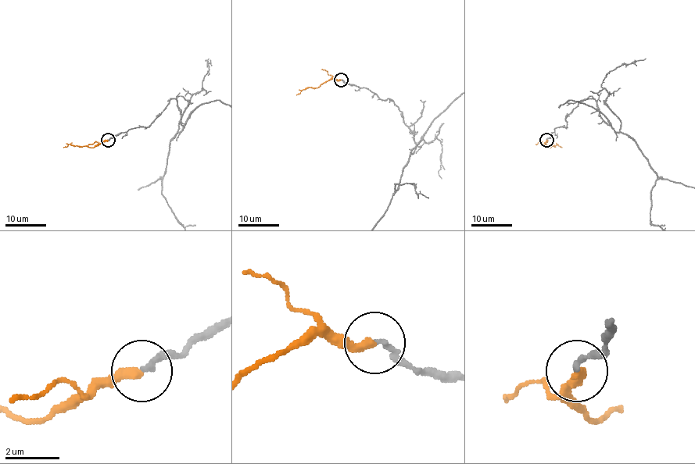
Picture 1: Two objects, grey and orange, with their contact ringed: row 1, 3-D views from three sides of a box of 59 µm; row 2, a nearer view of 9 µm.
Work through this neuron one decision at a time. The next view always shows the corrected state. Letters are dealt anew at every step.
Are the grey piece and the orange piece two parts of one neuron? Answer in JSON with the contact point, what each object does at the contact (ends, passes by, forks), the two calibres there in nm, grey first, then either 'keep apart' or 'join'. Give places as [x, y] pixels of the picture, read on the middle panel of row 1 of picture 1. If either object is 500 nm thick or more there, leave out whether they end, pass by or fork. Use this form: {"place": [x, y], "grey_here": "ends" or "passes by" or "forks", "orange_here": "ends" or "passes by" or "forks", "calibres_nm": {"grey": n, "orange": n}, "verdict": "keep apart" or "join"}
{"place": [341, 80], "grey_here": "ends", "orange_here": "ends", "calibres_nm": {"grey": 180, "orange": 320}, "verdict": "join"}

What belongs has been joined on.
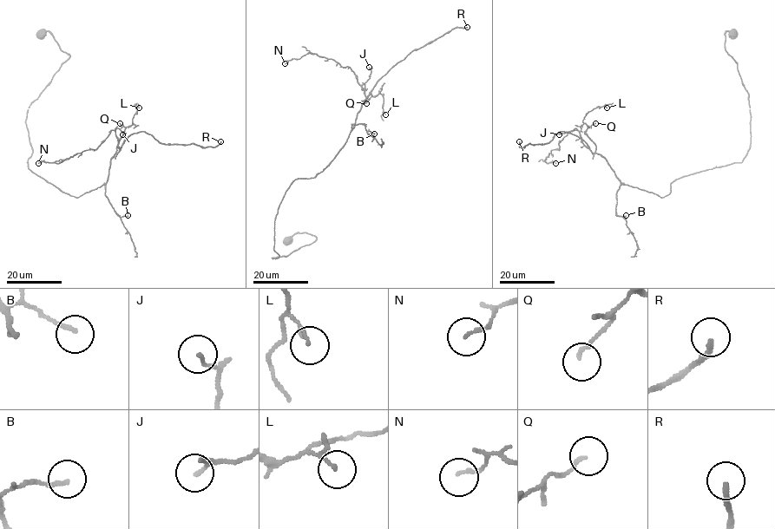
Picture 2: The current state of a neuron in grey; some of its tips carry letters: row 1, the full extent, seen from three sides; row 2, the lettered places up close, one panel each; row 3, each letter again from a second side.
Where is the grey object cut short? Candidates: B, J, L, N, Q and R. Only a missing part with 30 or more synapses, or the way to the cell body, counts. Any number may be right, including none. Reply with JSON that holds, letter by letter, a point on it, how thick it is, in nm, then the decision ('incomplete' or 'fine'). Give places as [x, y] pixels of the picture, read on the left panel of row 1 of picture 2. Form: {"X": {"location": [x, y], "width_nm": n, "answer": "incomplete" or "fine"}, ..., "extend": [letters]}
{"B": {"location": [128, 215], "width_nm": 140, "answer": "fine"}, "J": {"location": [122, 134], "width_nm": 140, "answer": "fine"}, "L": {"location": [139, 107], "width_nm": 80, "answer": "fine"}, "N": {"location": [38, 163], "width_nm": 110, "answer": "fine"}, "Q": {"location": [120, 123], "width_nm": 120, "answer": "fine"}, "R": {"location": [220, 141], "width_nm": 200, "answer": "incomplete"}, "extend": ["R"]}

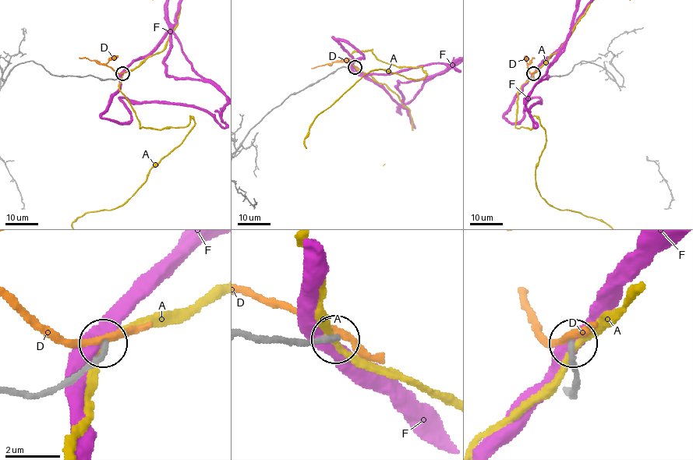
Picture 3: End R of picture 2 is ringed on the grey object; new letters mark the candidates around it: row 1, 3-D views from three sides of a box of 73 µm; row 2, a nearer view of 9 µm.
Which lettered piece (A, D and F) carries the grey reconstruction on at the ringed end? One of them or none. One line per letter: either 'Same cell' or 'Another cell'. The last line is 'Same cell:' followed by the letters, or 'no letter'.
A: Another cell
D: Another cell
F: Another cell
Same cell: no letter

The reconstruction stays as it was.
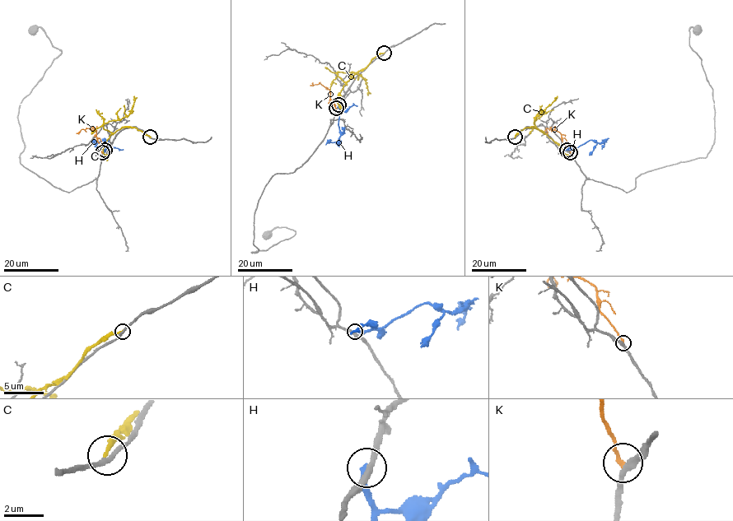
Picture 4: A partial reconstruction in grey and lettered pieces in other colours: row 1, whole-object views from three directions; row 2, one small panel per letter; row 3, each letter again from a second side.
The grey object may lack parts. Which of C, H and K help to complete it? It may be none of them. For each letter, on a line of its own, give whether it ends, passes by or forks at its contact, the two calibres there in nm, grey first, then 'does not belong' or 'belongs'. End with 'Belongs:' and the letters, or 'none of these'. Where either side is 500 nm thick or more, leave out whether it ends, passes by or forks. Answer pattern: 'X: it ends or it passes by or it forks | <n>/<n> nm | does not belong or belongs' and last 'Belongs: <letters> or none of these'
C: it ends | 240/200 nm | does not belong
H: it ends | 280/280 nm | does not belong
K: it ends | 280/190 nm | belongs
Belongs: K

